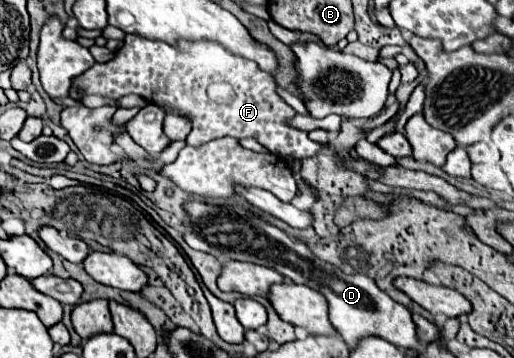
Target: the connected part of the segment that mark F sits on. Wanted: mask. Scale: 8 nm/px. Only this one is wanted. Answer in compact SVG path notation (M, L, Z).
M125 35L125 45L115 53L115 59L109 63L95 63L87 73L75 79L75 83L81 91L81 97L85 95L101 95L101 97L111 97L111 99L121 99L123 95L139 95L149 103L155 103L159 107L167 109L177 109L181 113L191 115L193 121L193 135L187 137L187 143L197 147L207 141L219 139L219 137L253 137L257 139L269 153L277 157L295 157L295 159L305 159L313 157L315 153L327 149L321 147L319 143L311 141L305 131L293 129L285 125L285 119L293 117L295 111L281 101L277 95L275 79L271 73L261 71L253 61L247 61L245 57L229 53L223 45L215 41L177 41L177 45L169 45L165 41L153 41L153 39L143 39L139 35Z

